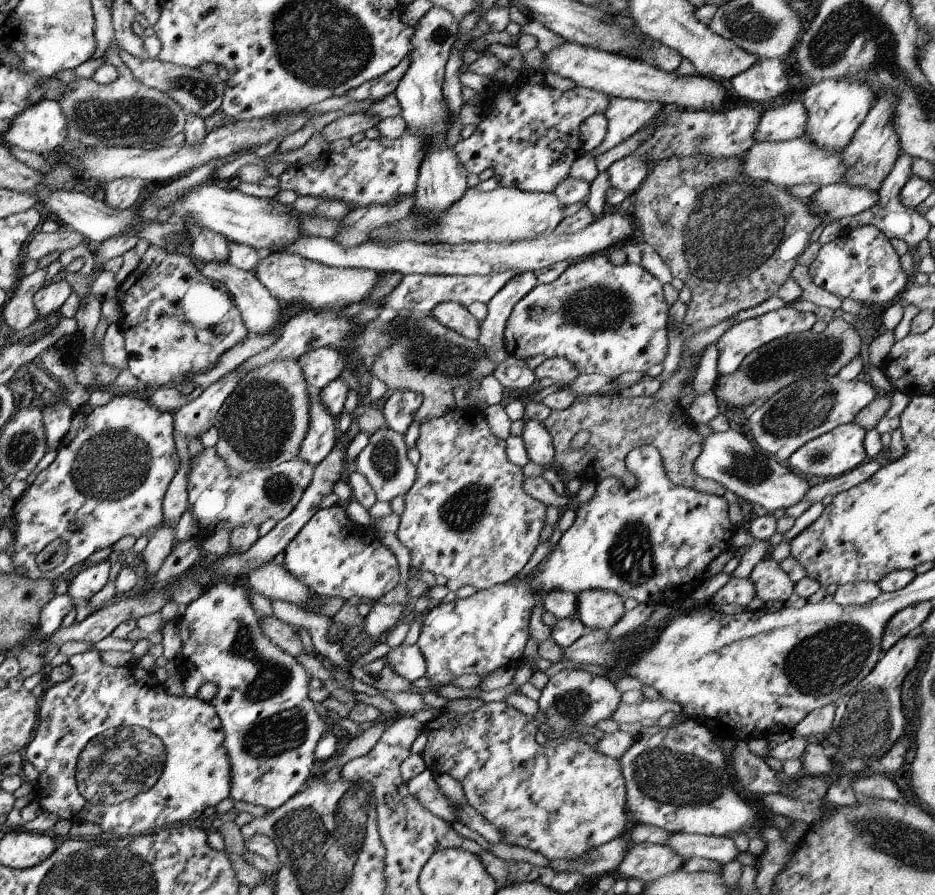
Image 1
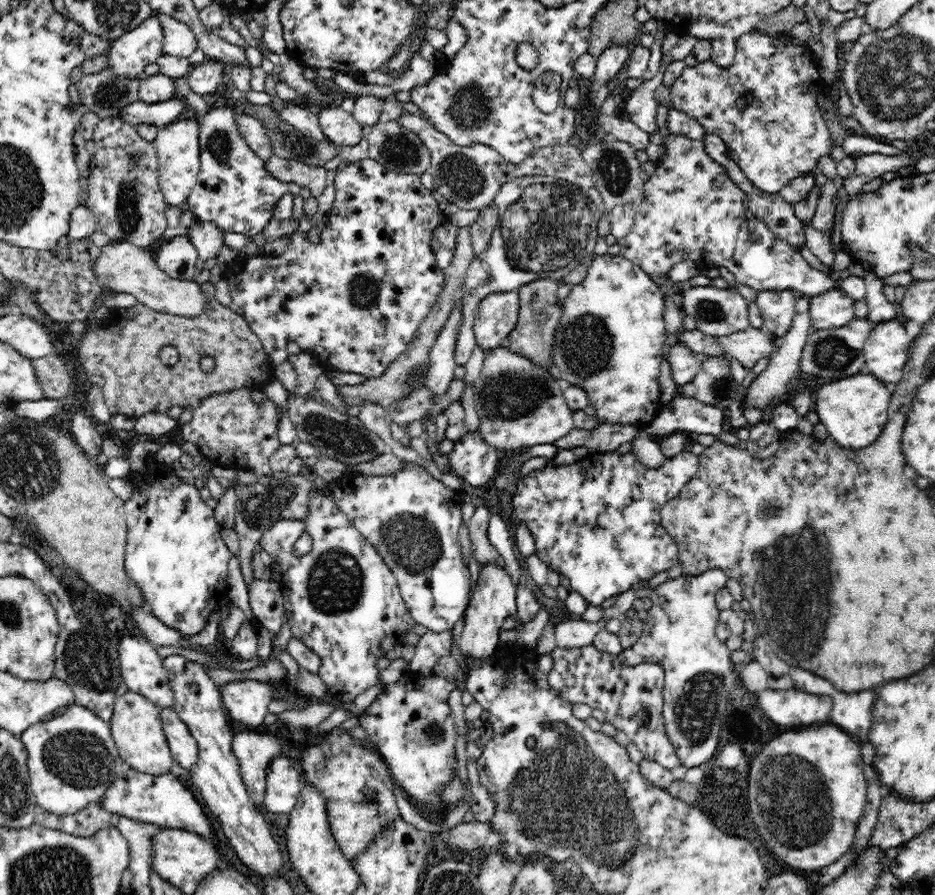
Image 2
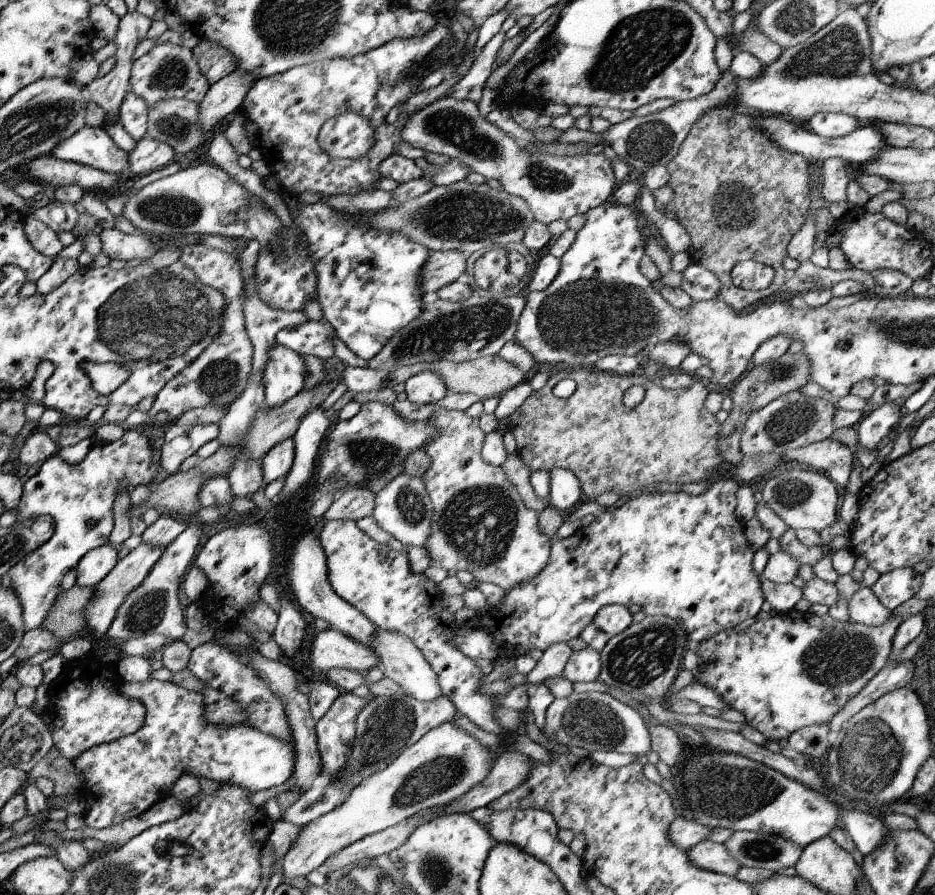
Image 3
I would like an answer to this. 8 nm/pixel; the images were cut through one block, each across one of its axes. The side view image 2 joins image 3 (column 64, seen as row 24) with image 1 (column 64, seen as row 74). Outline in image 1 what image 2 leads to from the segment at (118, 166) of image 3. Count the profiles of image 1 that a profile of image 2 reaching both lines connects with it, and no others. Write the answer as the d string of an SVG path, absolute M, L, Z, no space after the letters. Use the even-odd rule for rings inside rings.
M39 100L37 104L25 108L15 120L13 124L7 128L7 132L1 134L1 142L9 148L17 148L17 150L31 150L35 154L47 156L49 152L59 150L65 142L67 142L67 122L61 110L61 104L53 102L53 100Z

